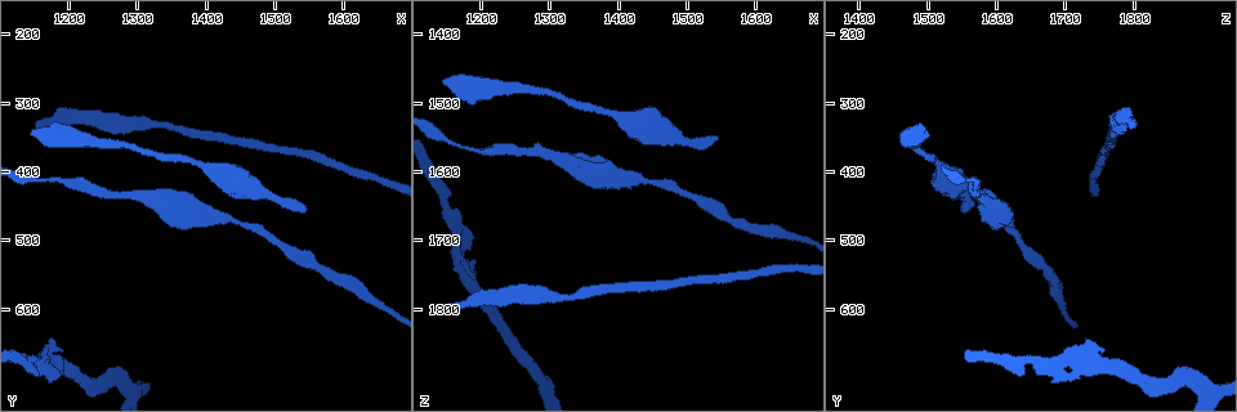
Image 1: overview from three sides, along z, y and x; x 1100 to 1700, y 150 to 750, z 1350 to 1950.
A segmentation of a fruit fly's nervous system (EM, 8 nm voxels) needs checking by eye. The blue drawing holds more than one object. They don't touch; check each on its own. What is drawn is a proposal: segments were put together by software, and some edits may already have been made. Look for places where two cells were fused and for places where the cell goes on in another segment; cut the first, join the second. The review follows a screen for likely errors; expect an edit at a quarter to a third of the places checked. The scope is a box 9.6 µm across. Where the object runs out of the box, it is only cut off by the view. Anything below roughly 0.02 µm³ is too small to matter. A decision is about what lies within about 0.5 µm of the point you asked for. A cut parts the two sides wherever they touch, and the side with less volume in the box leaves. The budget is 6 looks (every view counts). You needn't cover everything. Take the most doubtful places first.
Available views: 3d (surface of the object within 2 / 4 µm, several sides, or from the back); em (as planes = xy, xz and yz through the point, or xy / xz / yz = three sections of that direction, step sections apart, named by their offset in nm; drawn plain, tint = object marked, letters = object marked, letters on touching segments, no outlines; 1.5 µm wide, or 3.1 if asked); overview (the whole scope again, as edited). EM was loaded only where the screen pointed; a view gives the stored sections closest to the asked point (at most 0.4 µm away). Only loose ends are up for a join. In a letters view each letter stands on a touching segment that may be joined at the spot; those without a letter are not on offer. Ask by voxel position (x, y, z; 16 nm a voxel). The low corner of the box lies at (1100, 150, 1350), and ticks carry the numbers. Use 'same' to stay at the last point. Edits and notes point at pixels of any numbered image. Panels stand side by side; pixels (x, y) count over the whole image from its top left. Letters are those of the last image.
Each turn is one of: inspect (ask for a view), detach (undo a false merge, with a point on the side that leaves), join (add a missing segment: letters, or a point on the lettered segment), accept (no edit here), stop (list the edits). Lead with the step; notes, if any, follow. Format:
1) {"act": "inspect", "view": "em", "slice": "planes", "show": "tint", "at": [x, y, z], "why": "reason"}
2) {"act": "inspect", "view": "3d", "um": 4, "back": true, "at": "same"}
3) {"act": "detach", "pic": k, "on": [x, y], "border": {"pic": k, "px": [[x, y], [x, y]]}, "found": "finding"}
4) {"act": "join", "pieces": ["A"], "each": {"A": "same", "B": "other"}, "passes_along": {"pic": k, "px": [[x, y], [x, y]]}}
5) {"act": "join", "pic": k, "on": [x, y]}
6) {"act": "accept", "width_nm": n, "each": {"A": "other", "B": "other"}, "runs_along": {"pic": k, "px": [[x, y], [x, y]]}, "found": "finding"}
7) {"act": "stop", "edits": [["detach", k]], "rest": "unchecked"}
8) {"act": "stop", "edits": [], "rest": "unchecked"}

{"act": "inspect", "view": "em", "um": 3.1, "slice": "planes", "show": "letters", "at": [1545, 460, 1555], "why": "free end"}

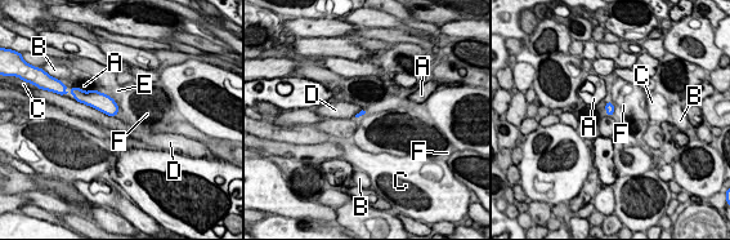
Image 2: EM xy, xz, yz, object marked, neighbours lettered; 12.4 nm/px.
{"act": "accept", "each": {"A": "other", "B": "other", "C": "other", "D": "other", "E": "other", "F": "other"}, "border": {"pic": 2, "px": [[79, 101], [111, 116]]}, "found": "none of them fits"}

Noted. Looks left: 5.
{"act": "inspect", "view": "em", "slice": "planes", "show": "letters", "at": [1150, 345, 1465], "why": "thick end"}

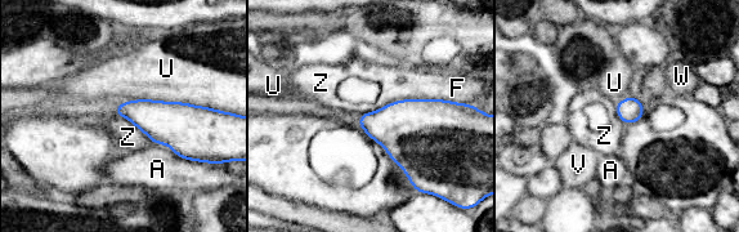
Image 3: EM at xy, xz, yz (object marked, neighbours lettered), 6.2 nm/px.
{"act": "accept", "longest_contact_nm": ["Z", 440], "each": {"A": "other", "F": "other", "U": "other", "V": "other", "W": "other", "Z": "other"}, "border": {"pic": 3, "px": [[429, 98], [397, 99], [361, 115]]}, "found": "no lettered segment goes on from it"}

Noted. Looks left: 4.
{"act": "inspect", "view": "em", "slice": "xy", "step": 4, "show": "tint", "at": [1175, 645, 1730], "why": "an open end"}

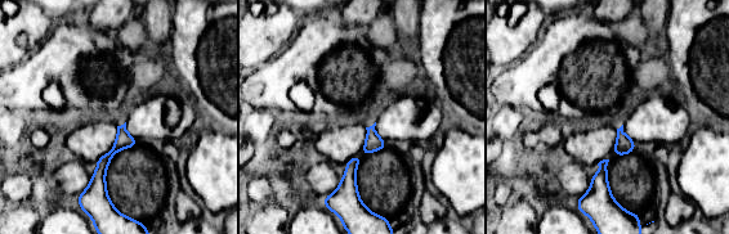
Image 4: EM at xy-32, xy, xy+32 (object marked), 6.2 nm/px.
{"act": "inspect", "view": "em", "slice": "yz", "step": 8, "show": "letters", "at": "same", "why": "cut it another way"}

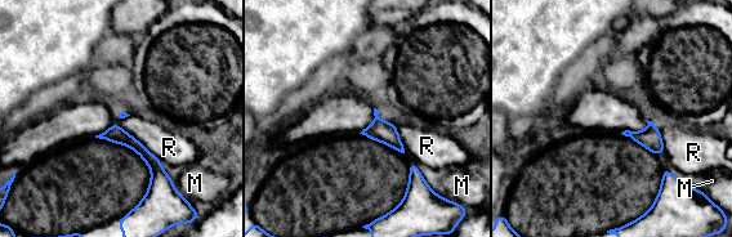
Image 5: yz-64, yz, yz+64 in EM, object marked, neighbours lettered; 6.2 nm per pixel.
{"act": "accept", "longest_contact_nm": ["R", 380], "each": {"M": "other", "R": "other"}, "border": {"pic": 5, "px": [[116, 121], [161, 162]]}, "found": "no lettered segment goes on from it"}

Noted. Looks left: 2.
{"act": "stop", "edits": [], "rest": "unchecked"}

